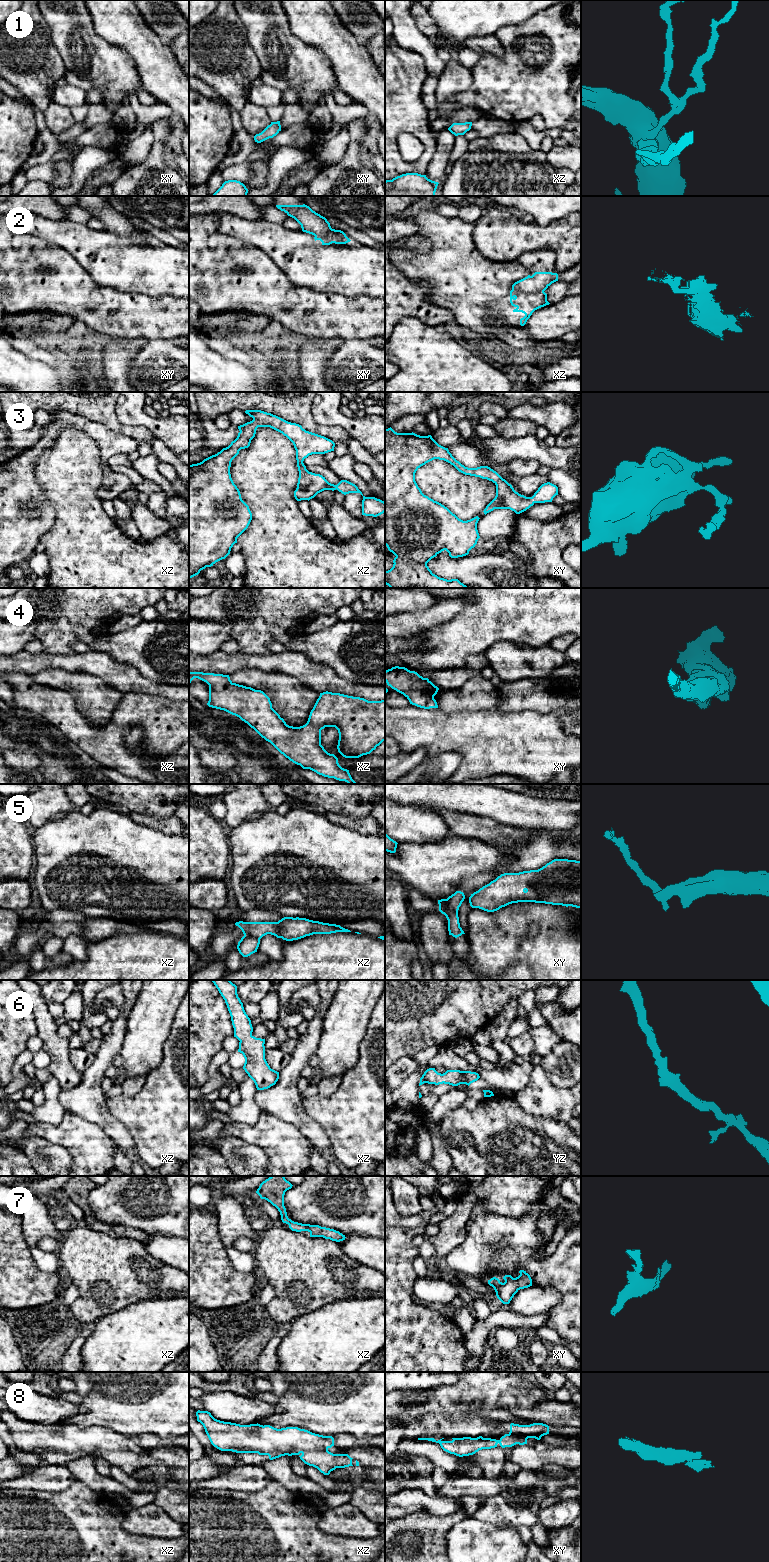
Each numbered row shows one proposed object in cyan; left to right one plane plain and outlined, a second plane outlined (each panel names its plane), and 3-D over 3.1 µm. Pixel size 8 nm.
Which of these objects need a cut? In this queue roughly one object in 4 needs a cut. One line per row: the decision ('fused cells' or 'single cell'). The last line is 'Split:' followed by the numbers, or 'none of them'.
1: single cell
2: fused cells
3: single cell
4: single cell
5: fused cells
6: single cell
7: single cell
8: single cell
Split: 2, 5

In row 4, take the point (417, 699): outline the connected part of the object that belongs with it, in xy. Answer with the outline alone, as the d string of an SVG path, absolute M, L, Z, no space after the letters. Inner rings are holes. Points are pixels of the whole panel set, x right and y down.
M392 667L385 671L385 682L392 689L403 694L412 705L424 709L438 708L434 696L439 688L415 671L405 667Z

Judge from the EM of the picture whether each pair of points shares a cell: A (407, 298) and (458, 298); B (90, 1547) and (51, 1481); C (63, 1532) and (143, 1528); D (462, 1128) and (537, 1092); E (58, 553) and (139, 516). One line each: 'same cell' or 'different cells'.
A: different cells
B: different cells
C: different cells
D: different cells
E: different cells

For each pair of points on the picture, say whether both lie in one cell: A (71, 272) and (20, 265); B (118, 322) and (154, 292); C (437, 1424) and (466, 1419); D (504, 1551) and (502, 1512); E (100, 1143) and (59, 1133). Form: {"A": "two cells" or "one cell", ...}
{"A": "one cell", "B": "two cells", "C": "one cell", "D": "two cells", "E": "one cell"}

